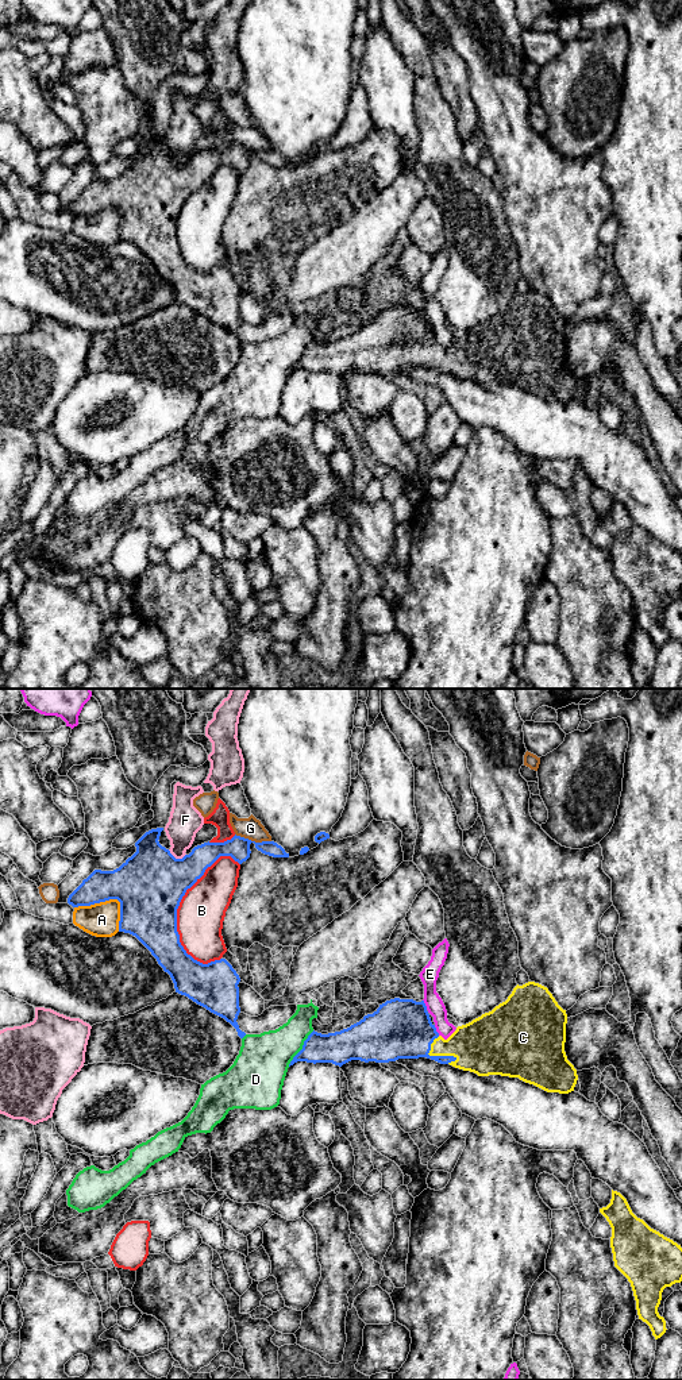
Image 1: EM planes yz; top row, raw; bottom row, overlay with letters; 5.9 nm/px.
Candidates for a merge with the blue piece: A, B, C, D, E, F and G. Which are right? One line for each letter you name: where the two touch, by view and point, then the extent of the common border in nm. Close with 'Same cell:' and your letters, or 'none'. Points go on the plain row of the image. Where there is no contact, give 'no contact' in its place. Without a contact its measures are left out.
C: yz (438, 365) | 190 nm
Same cell: C

